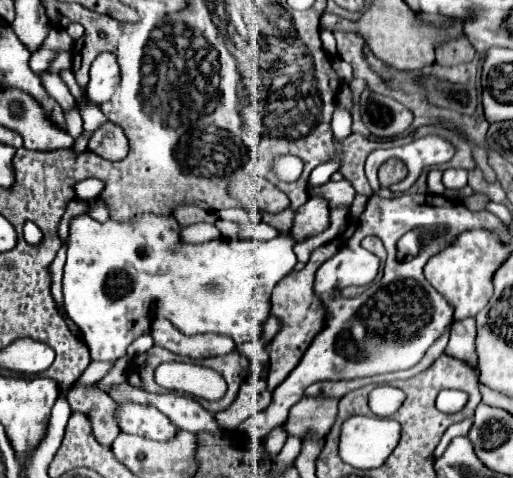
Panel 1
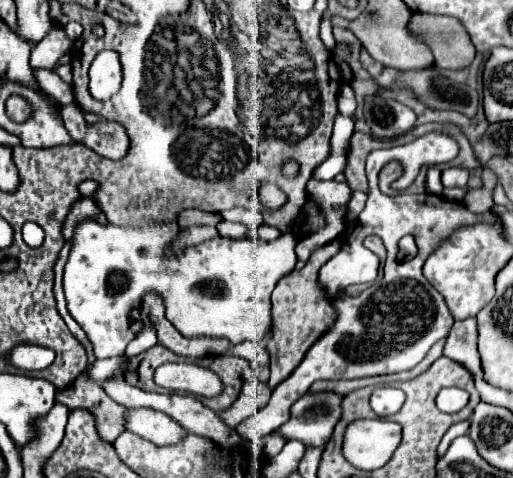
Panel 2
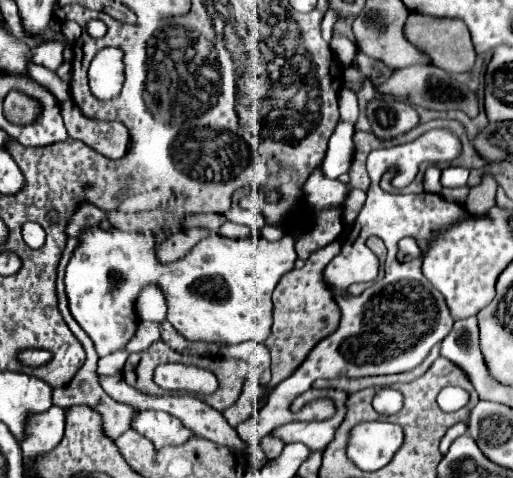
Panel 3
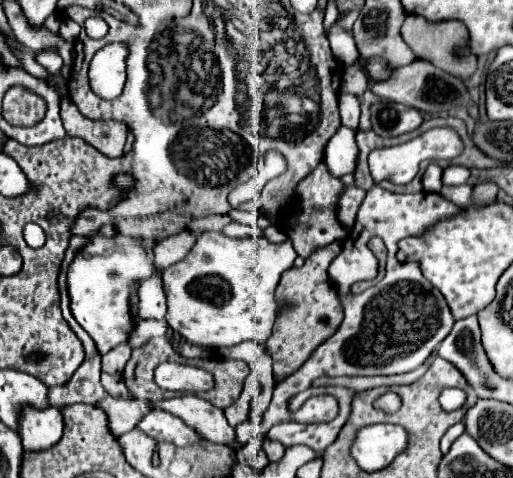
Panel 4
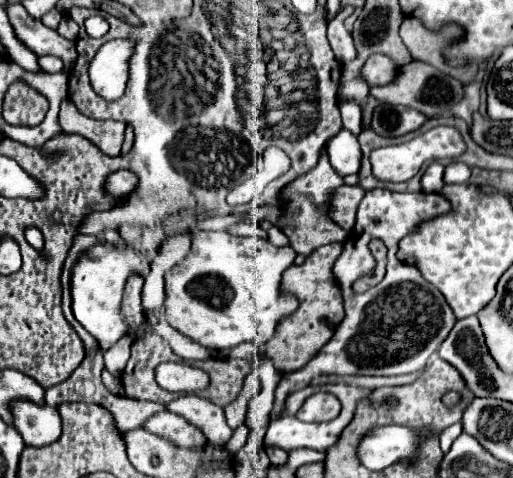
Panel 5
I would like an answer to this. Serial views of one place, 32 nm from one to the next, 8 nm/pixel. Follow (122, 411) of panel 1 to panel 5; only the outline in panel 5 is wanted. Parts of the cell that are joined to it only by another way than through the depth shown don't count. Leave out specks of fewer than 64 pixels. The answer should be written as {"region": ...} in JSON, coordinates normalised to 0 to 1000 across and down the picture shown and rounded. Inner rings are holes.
{"region":[[[312,862],[296,870],[296,879],[281,887],[281,895],[347,933],[398,933],[405,925],[386,891],[363,883],[363,874],[335,862]]]}

